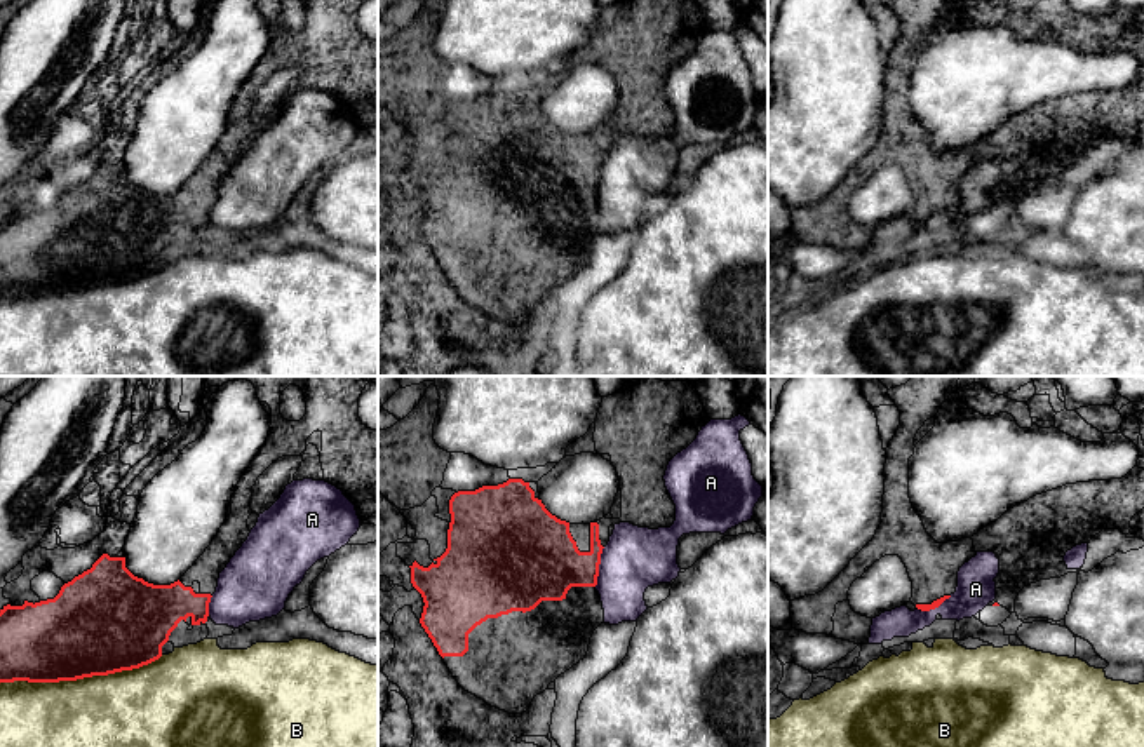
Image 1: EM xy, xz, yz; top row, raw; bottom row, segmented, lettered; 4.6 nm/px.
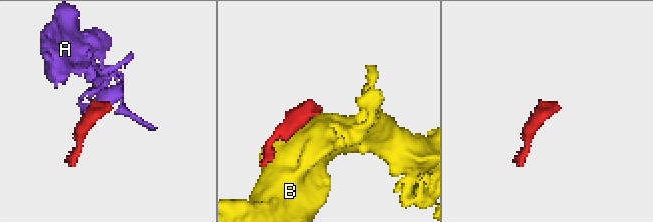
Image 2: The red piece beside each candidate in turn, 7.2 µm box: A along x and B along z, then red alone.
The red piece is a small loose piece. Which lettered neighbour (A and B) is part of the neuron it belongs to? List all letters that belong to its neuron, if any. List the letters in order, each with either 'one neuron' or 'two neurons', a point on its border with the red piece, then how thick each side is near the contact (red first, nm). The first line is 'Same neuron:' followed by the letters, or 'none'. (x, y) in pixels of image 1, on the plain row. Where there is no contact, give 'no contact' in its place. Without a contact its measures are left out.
Same neuron: none
A: two neurons; contact xz (598, 176); calibres 340 and 280 nm
B: two neurons; contact xy (80, 288); calibres 460 and 500 nm

